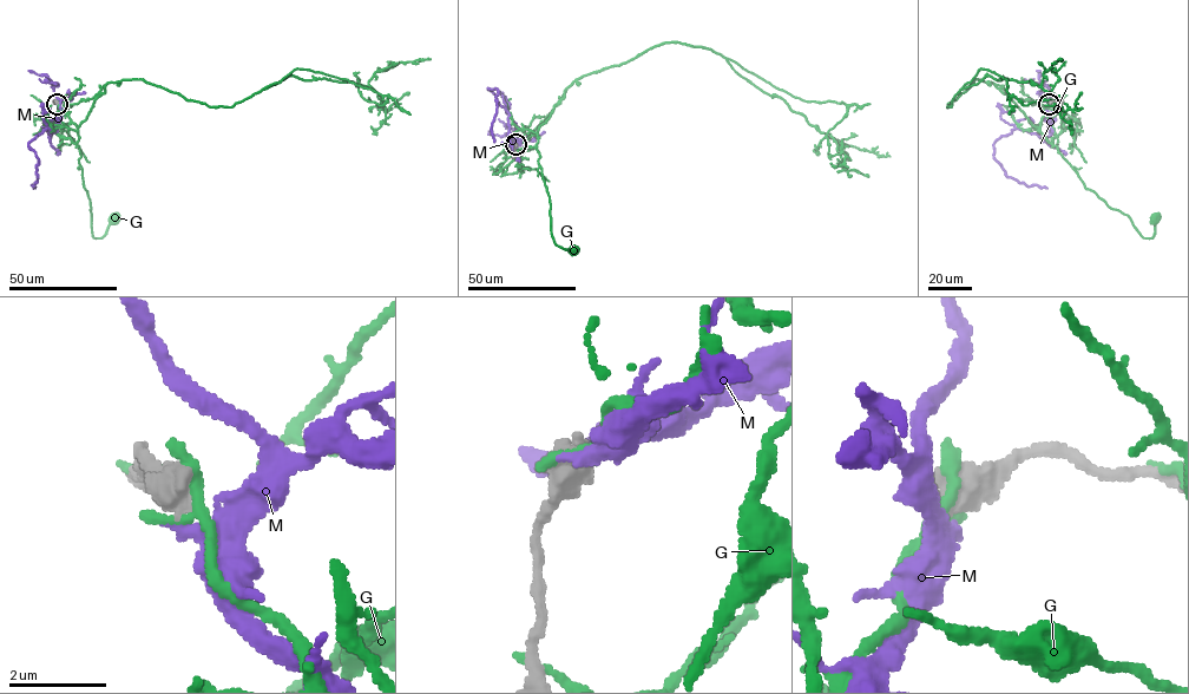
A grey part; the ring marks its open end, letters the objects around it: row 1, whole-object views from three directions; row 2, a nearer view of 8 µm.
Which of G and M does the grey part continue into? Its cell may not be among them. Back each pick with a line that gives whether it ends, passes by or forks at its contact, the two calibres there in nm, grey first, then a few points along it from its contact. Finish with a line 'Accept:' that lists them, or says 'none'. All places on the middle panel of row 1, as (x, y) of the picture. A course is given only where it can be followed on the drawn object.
Accept: none

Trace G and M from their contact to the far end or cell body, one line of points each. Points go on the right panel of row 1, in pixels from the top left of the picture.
G: (1050, 103), (1040, 132), (1056, 145), (1084, 187), (1127, 215), (1144, 239), (1154, 235), (1155, 218)
M: (1050, 104), (1046, 115), (1052, 131), (1043, 141), (1017, 129), (993, 143), (993, 157), (1007, 177), (1048, 188)

